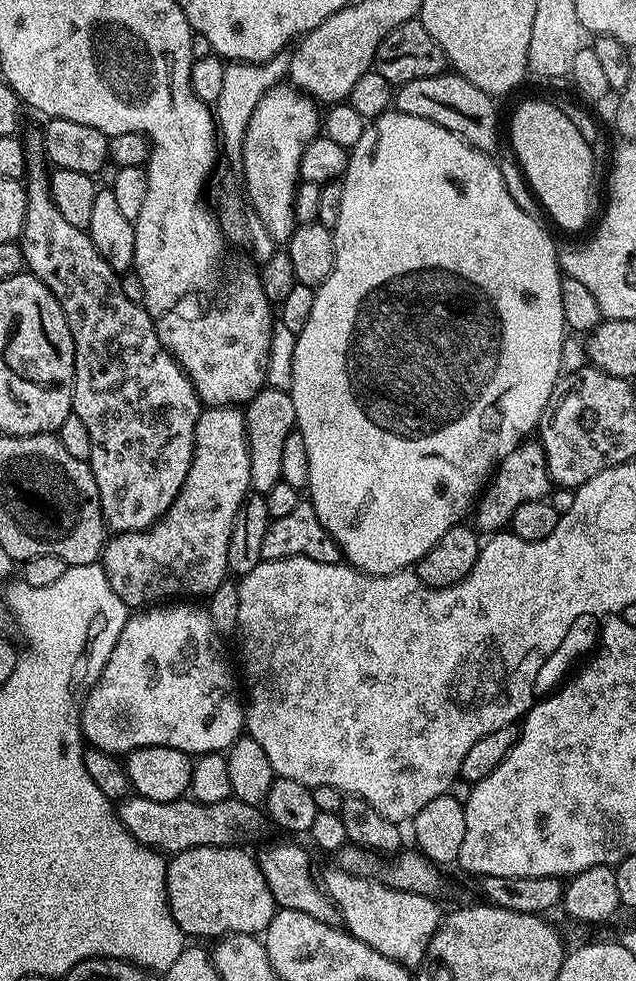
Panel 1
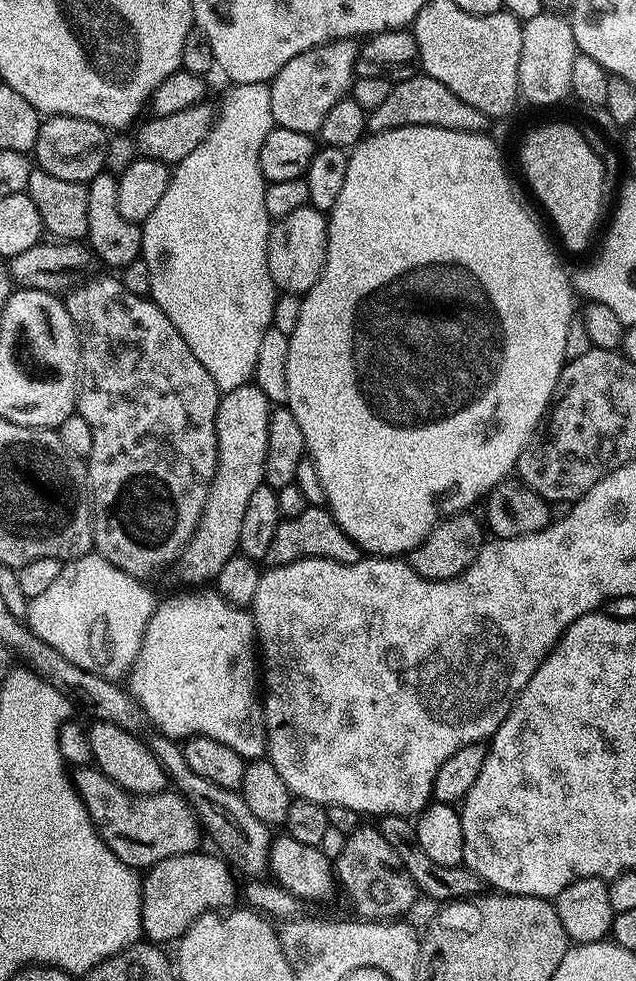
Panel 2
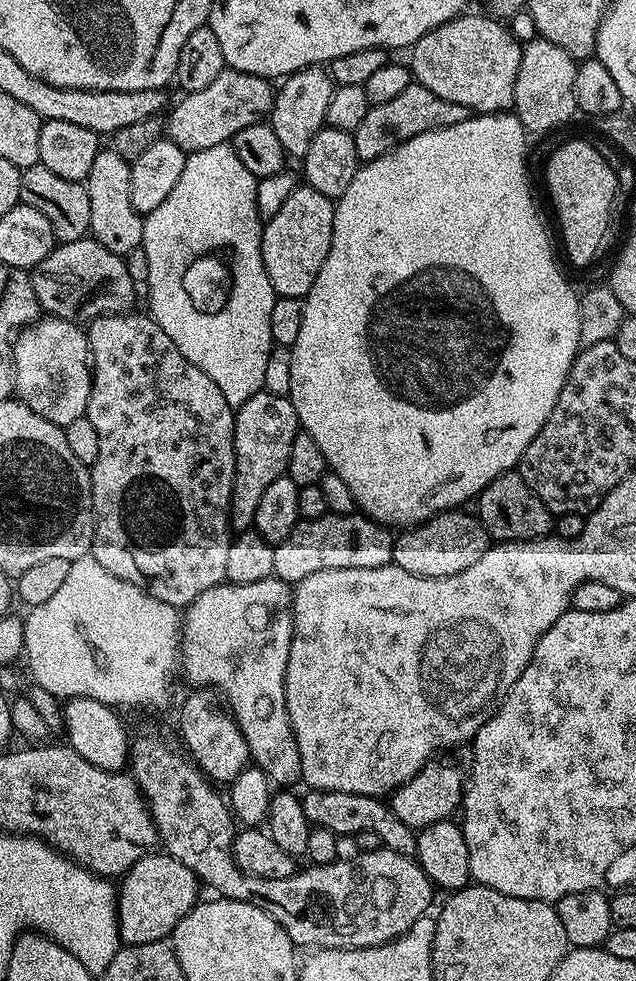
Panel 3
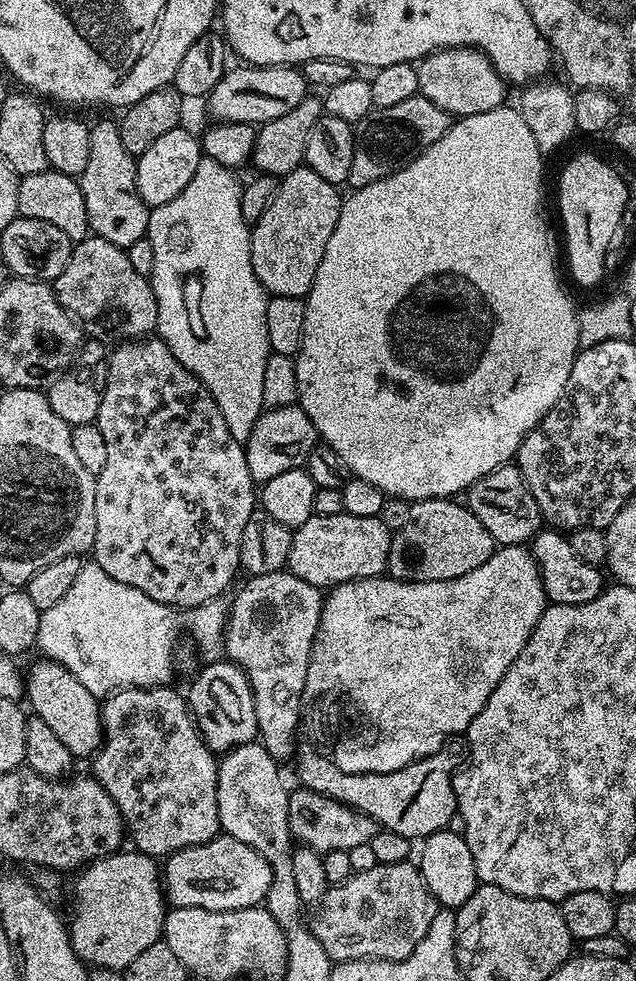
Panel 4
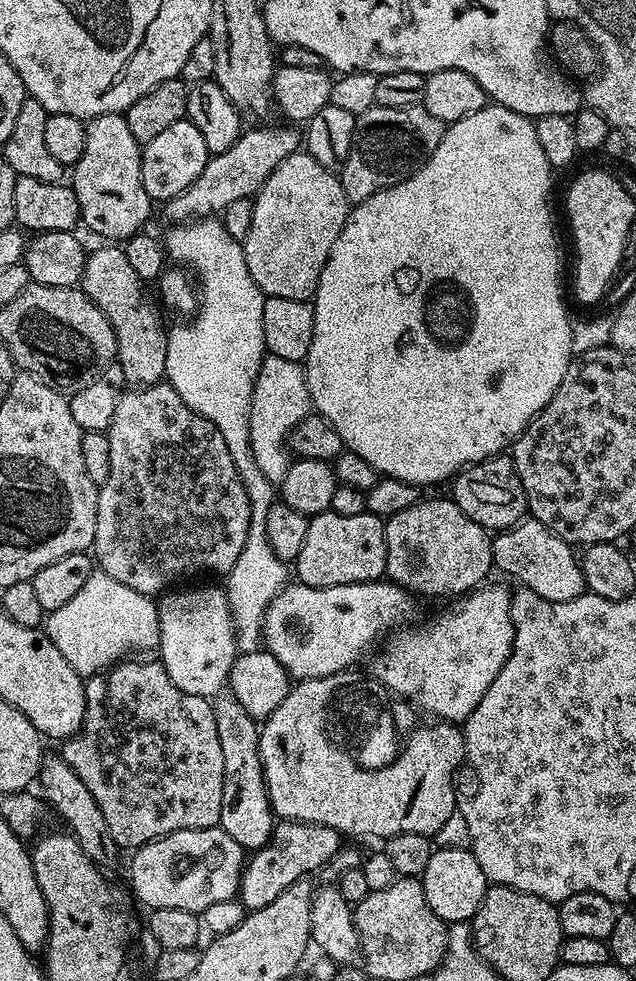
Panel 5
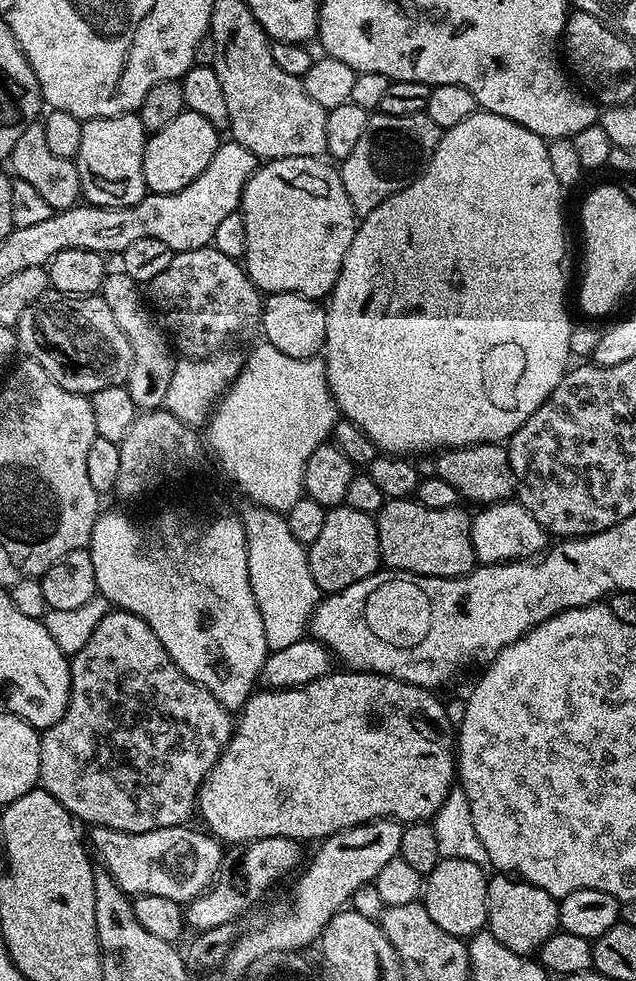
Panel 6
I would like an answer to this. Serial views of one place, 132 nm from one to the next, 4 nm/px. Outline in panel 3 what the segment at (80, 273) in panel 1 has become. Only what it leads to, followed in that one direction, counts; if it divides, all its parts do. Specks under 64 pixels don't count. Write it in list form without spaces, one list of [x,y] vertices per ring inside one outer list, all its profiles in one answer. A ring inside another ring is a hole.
[[[129,311],[127,314],[113,314],[110,316],[99,316],[97,320],[91,321],[87,325],[86,335],[88,337],[88,351],[90,353],[90,367],[92,369],[92,389],[90,390],[90,398],[88,399],[87,417],[88,421],[94,426],[94,431],[98,433],[98,458],[90,465],[92,473],[92,514],[94,517],[94,527],[92,529],[92,550],[90,555],[94,557],[102,566],[106,566],[106,570],[110,570],[110,574],[114,574],[118,578],[122,578],[126,582],[130,582],[134,586],[138,586],[146,594],[150,594],[154,598],[158,598],[158,602],[166,602],[170,606],[174,606],[177,610],[183,610],[189,604],[194,602],[194,598],[198,598],[198,594],[203,594],[205,590],[210,590],[214,586],[225,583],[224,575],[226,574],[226,553],[230,550],[230,542],[233,533],[230,531],[230,509],[232,506],[232,483],[234,482],[234,474],[236,473],[236,459],[234,458],[234,408],[226,402],[226,398],[222,398],[222,390],[218,390],[218,386],[214,386],[214,382],[210,378],[206,378],[206,374],[202,374],[202,370],[198,370],[198,366],[194,366],[186,358],[182,358],[182,354],[178,350],[178,346],[174,346],[174,342],[170,342],[170,337],[166,334],[166,330],[162,330],[162,326],[158,326],[158,322],[153,320],[151,315],[145,314],[143,311]]]

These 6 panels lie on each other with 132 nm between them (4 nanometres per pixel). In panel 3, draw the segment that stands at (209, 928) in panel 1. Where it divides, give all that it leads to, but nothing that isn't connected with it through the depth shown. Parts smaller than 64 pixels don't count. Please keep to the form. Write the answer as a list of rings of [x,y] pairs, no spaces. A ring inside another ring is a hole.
[[[167,854],[143,856],[119,881],[116,916],[120,919],[120,939],[124,944],[167,941],[185,914],[196,907],[201,881],[182,862]]]

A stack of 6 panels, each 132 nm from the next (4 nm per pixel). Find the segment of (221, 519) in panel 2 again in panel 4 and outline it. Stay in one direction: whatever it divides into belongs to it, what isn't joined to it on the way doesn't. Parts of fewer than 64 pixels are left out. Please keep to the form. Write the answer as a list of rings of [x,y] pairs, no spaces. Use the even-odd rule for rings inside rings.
[[[299,403],[270,408],[261,412],[254,422],[254,430],[250,430],[250,438],[243,441],[246,466],[253,481],[262,486],[270,478],[283,474],[286,470],[305,467],[310,458],[310,450],[314,450],[317,443],[314,422],[310,422],[310,418],[300,409]]]

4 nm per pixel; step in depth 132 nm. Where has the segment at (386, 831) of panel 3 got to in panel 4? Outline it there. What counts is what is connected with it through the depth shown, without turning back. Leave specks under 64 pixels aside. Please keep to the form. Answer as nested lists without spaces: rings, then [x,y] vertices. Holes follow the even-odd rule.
[[[303,786],[293,787],[289,791],[288,825],[293,841],[297,845],[313,848],[315,852],[321,854],[334,850],[349,852],[354,846],[370,844],[378,831],[374,818]]]

